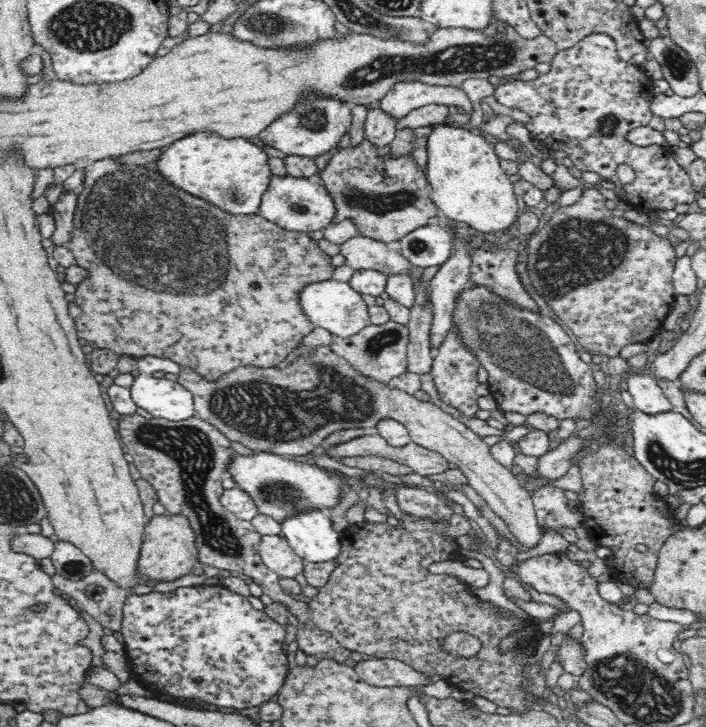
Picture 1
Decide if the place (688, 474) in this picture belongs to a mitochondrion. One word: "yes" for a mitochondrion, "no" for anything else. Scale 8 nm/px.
yes

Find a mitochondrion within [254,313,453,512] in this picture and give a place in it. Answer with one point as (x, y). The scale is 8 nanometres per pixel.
(378, 344)

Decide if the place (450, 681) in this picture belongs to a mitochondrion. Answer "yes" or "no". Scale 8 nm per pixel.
no

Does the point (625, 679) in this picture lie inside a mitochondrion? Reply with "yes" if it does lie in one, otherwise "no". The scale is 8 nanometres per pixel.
yes

